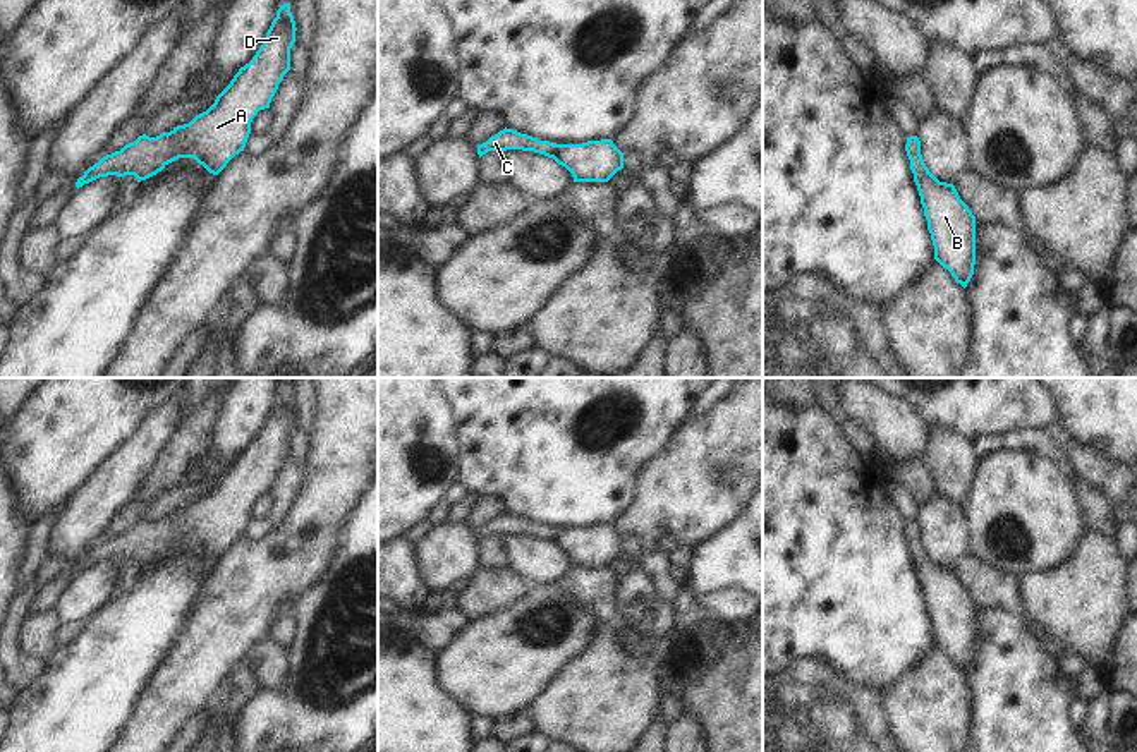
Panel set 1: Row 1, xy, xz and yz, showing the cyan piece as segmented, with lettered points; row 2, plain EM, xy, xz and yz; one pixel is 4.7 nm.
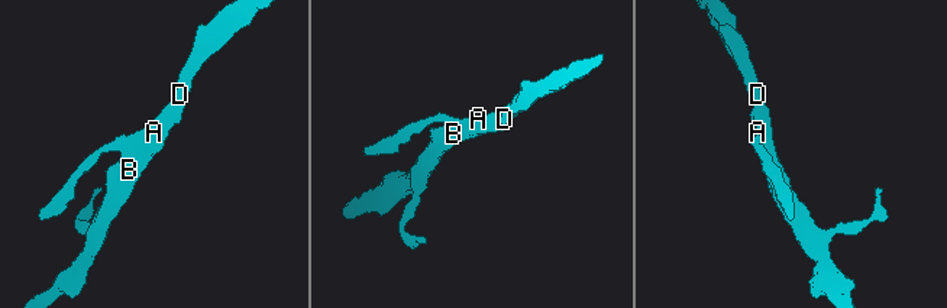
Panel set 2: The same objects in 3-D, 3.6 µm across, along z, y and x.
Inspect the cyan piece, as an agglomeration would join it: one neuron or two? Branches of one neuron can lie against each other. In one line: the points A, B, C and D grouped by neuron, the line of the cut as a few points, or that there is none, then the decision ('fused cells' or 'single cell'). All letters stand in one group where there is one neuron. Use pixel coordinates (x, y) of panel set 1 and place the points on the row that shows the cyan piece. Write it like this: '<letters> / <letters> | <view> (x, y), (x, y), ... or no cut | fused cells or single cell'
A B C D | no cut | single cell

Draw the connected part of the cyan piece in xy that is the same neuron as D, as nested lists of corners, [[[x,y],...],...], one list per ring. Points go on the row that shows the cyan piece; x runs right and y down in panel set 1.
[[[290,3],[280,5],[252,60],[239,69],[206,112],[156,137],[143,134],[120,151],[103,156],[77,179],[76,187],[108,175],[134,175],[141,182],[179,158],[194,158],[218,175],[244,151],[252,118],[259,110],[270,108],[278,84],[290,70],[295,31]]]

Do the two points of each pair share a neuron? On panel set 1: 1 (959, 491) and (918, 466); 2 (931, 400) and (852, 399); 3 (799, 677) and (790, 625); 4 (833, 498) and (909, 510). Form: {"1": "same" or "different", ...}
{"1": "different", "2": "different", "3": "different", "4": "different"}

